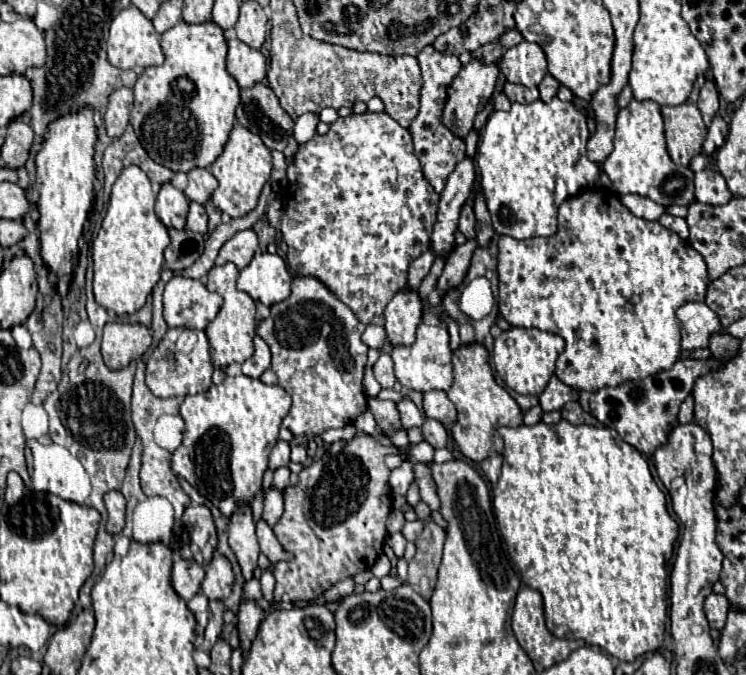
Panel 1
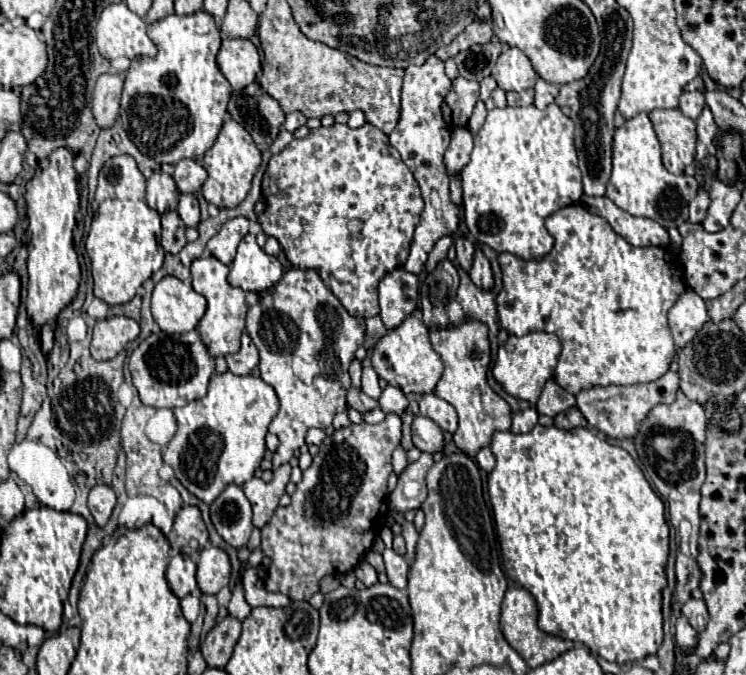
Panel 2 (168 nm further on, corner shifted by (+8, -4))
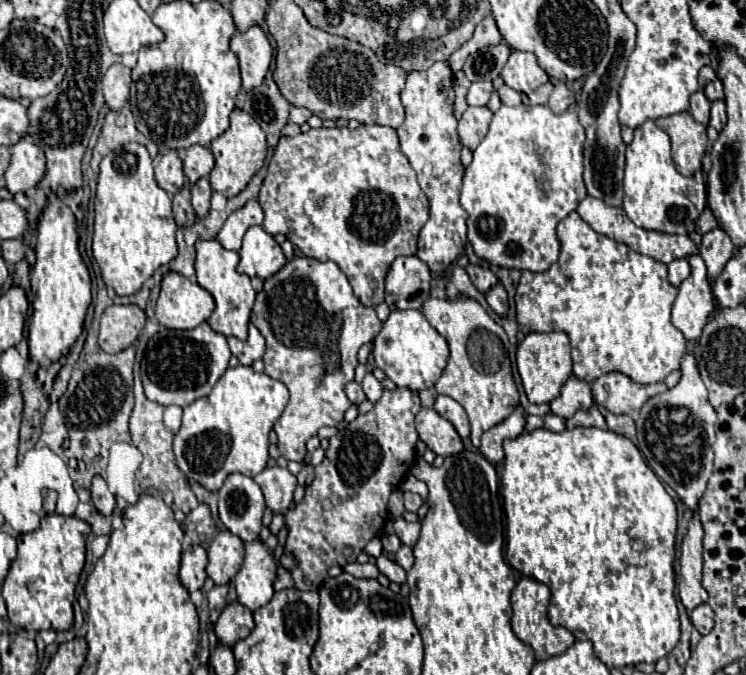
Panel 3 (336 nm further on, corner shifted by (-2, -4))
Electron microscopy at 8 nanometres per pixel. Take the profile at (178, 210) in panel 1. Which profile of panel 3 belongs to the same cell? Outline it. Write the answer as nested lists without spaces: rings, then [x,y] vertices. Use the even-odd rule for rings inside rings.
[[[170,150],[168,154],[160,156],[156,164],[156,182],[162,190],[166,190],[170,196],[174,196],[184,186],[184,172],[182,172],[182,160],[178,158],[178,152]]]

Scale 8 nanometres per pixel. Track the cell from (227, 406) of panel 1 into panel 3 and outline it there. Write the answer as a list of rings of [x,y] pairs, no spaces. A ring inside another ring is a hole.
[[[250,366],[228,368],[210,396],[184,406],[184,418],[174,436],[176,466],[188,480],[218,492],[224,480],[238,472],[254,478],[268,464],[268,434],[288,402],[288,390],[268,374],[258,374]]]

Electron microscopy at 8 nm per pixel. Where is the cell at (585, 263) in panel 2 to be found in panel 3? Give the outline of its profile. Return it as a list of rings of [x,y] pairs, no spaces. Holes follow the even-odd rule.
[[[570,212],[560,222],[558,230],[560,230],[560,246],[562,246],[560,248],[560,260],[556,264],[552,264],[546,272],[538,272],[538,274],[530,272],[530,270],[522,272],[522,278],[520,278],[518,288],[516,288],[516,320],[518,320],[518,324],[522,328],[526,328],[528,332],[566,332],[570,338],[570,344],[572,344],[572,362],[574,362],[572,374],[582,382],[592,382],[594,378],[600,378],[602,374],[610,374],[614,370],[626,374],[632,382],[638,382],[638,384],[664,382],[664,378],[670,372],[680,368],[680,362],[686,354],[686,340],[684,340],[682,332],[676,326],[672,326],[672,322],[670,322],[670,312],[672,312],[672,304],[678,296],[678,288],[668,282],[668,266],[664,262],[650,258],[650,256],[642,256],[642,254],[630,250],[626,244],[614,242],[612,238],[606,238],[604,234],[590,230],[590,226],[586,226],[586,222],[582,222],[578,212]]]

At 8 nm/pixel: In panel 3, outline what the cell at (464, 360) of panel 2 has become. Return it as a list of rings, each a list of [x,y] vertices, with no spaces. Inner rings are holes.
[[[430,298],[422,306],[428,322],[446,338],[450,346],[450,360],[444,374],[436,382],[436,392],[460,402],[470,418],[470,440],[478,448],[486,430],[504,422],[518,408],[518,390],[512,380],[512,366],[508,358],[508,342],[504,328],[490,318],[490,314],[472,298],[460,300]],[[472,360],[482,360],[482,374],[474,368]]]

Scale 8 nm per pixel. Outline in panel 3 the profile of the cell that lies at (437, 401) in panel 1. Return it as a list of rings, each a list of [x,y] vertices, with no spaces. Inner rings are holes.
[[[438,396],[438,398],[436,398],[436,404],[434,404],[434,410],[436,410],[442,418],[450,420],[450,422],[454,424],[456,432],[458,432],[464,440],[470,436],[470,422],[468,422],[466,410],[464,410],[454,398],[450,398],[450,396]]]

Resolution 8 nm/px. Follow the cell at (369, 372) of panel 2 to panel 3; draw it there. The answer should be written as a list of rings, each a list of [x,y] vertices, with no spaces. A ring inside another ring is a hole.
[[[368,372],[368,374],[366,374],[366,378],[364,378],[364,382],[362,382],[362,388],[364,388],[366,398],[368,398],[370,402],[378,402],[378,398],[382,398],[384,388],[382,388],[380,380],[378,380],[372,372]]]

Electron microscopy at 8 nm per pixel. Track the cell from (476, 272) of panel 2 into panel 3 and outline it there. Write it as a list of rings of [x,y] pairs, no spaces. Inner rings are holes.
[[[498,282],[498,286],[494,286],[494,290],[490,290],[490,294],[486,294],[486,302],[488,302],[488,306],[496,312],[496,314],[500,314],[500,316],[504,316],[506,312],[508,312],[508,302],[506,302],[506,290],[504,290],[504,286]]]

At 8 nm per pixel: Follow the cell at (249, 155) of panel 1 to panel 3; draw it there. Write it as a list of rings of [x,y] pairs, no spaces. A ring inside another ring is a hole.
[[[236,108],[230,114],[230,128],[222,136],[212,140],[210,150],[212,150],[214,160],[216,160],[216,166],[208,176],[208,180],[212,184],[212,190],[224,194],[226,198],[234,198],[236,194],[240,194],[248,186],[252,176],[264,166],[264,160],[266,160],[266,134],[252,116],[248,116],[246,112]]]

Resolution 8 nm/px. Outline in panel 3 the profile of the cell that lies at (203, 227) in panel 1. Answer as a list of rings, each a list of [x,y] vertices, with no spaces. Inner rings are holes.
[[[200,178],[190,188],[190,194],[192,194],[192,206],[196,210],[196,216],[198,218],[204,218],[210,212],[210,194],[212,194],[212,188],[210,188],[208,178]]]

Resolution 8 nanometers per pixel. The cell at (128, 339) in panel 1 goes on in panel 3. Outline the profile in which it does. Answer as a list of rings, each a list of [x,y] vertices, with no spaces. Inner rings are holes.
[[[110,306],[100,320],[100,348],[108,354],[128,348],[144,330],[146,314],[138,306]]]

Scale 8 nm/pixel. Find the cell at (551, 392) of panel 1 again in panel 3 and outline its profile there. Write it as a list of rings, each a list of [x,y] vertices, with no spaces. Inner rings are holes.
[[[570,376],[566,384],[560,390],[560,396],[550,402],[550,408],[554,414],[562,418],[570,418],[578,410],[590,408],[590,384]]]

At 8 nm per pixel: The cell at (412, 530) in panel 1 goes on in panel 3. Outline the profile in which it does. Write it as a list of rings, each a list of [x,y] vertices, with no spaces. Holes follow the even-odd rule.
[[[400,546],[400,550],[396,552],[396,562],[398,562],[404,570],[410,570],[410,566],[414,564],[412,548],[410,548],[410,546]]]

